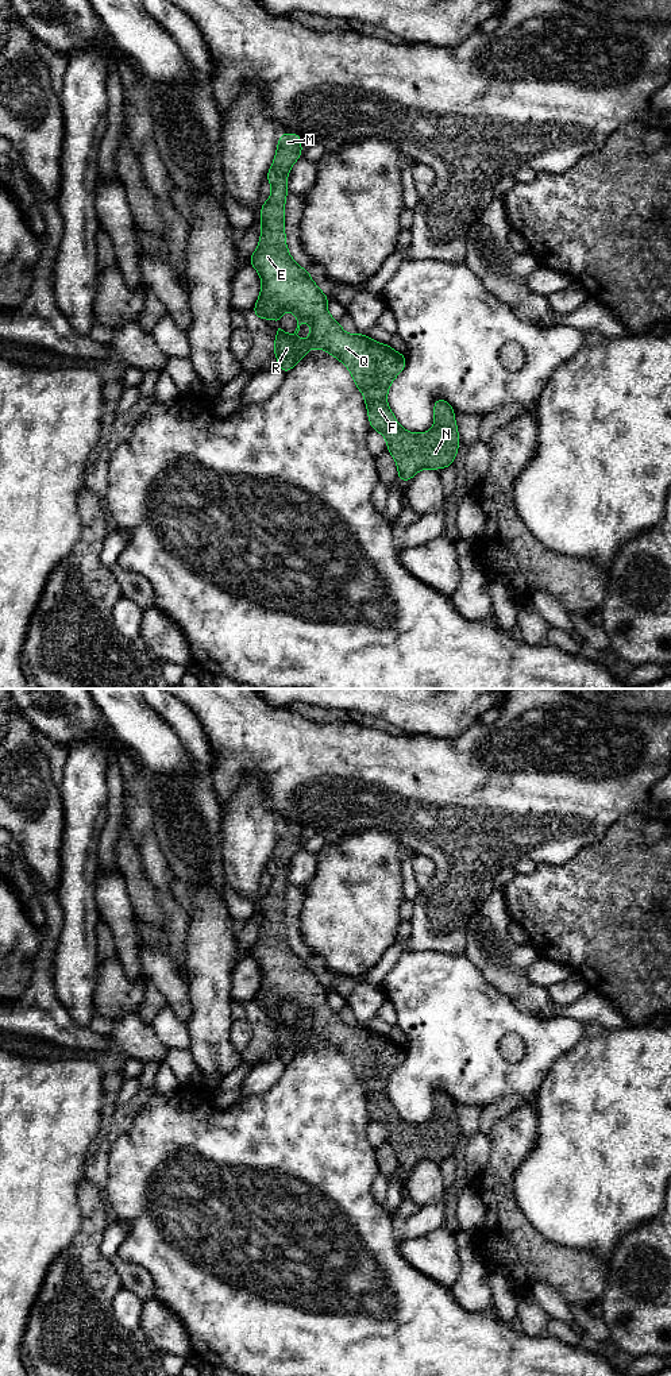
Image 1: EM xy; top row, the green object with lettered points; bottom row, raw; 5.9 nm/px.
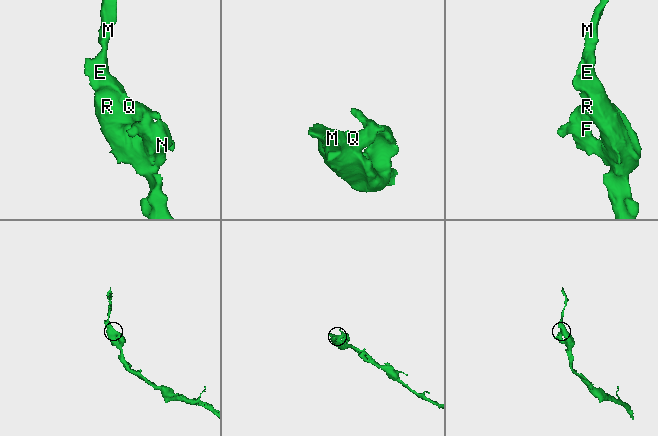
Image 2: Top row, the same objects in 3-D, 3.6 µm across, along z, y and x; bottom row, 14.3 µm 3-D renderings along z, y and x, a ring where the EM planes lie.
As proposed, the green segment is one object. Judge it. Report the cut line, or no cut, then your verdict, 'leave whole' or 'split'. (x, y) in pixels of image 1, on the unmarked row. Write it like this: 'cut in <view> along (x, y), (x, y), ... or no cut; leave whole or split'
no cut; leave whole

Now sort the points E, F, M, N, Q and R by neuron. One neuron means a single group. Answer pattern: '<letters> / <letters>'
E F M N Q R

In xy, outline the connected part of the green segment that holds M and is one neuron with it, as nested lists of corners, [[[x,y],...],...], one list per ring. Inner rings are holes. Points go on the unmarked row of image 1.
[[[281,824],[274,853],[266,870],[271,875],[271,889],[263,894],[261,901],[262,925],[255,944],[250,948],[262,971],[259,990],[254,998],[254,1007],[265,1011],[278,1010],[275,1017],[275,1034],[273,1044],[278,1049],[278,1059],[286,1065],[312,1040],[323,1040],[347,1057],[354,1074],[362,1083],[369,1103],[371,1121],[381,1123],[387,1133],[387,1142],[393,1146],[401,1173],[410,1172],[423,1160],[443,1160],[452,1157],[459,1140],[459,1125],[454,1109],[454,1099],[444,1091],[433,1094],[435,1118],[427,1125],[410,1125],[400,1118],[393,1103],[386,1095],[386,1087],[392,1072],[405,1060],[405,1047],[394,1042],[390,1037],[371,1032],[362,1025],[346,1025],[339,1013],[331,1009],[327,1002],[328,988],[309,968],[309,963],[300,959],[290,948],[285,932],[285,889],[288,887],[288,864],[293,855],[301,848],[301,826]],[[292,1002],[297,1009],[297,1020],[293,1026],[285,1026],[281,1018],[281,1007]],[[304,1013],[312,1015],[312,1024],[304,1033],[297,1030],[300,1017]]]

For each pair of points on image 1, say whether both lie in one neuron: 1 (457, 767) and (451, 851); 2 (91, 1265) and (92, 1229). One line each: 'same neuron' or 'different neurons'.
1: same neuron
2: same neuron

